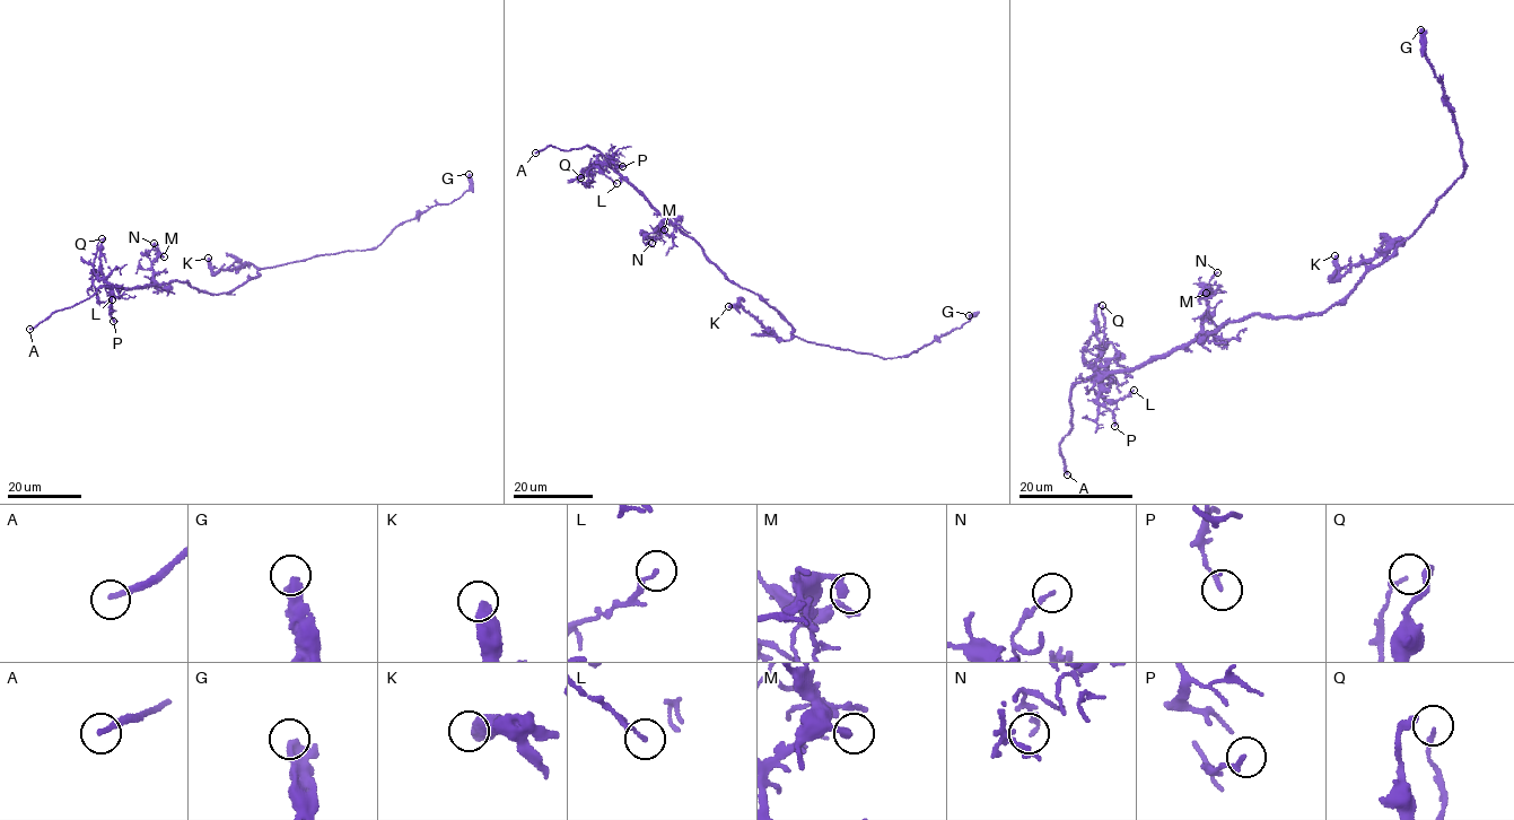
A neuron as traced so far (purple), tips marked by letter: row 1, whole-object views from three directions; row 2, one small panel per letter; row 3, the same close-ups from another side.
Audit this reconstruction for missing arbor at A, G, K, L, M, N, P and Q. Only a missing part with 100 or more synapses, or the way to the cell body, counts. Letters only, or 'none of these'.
A

